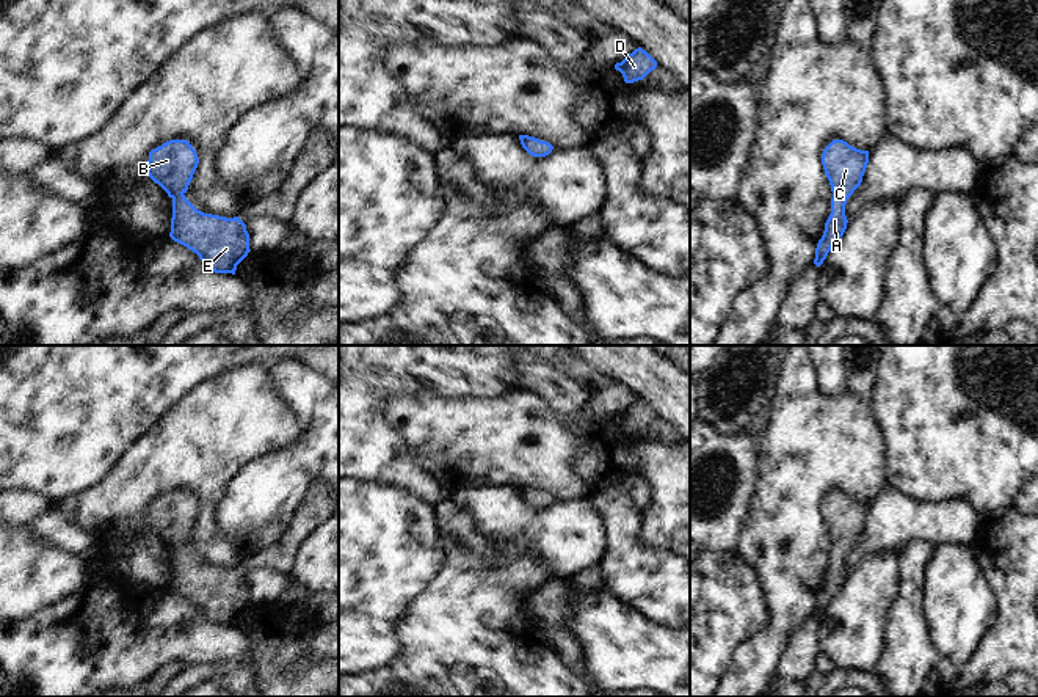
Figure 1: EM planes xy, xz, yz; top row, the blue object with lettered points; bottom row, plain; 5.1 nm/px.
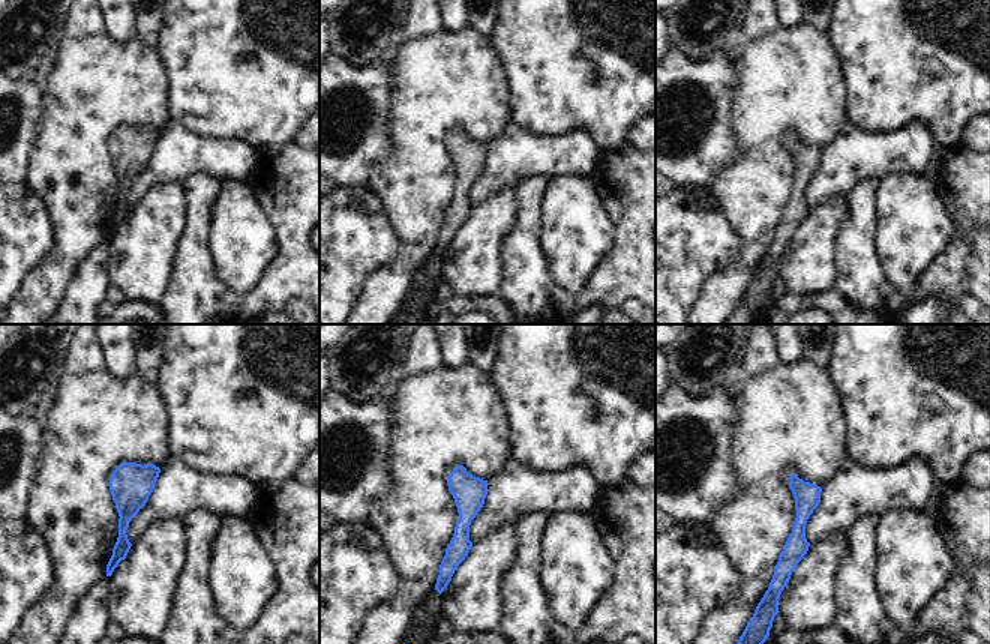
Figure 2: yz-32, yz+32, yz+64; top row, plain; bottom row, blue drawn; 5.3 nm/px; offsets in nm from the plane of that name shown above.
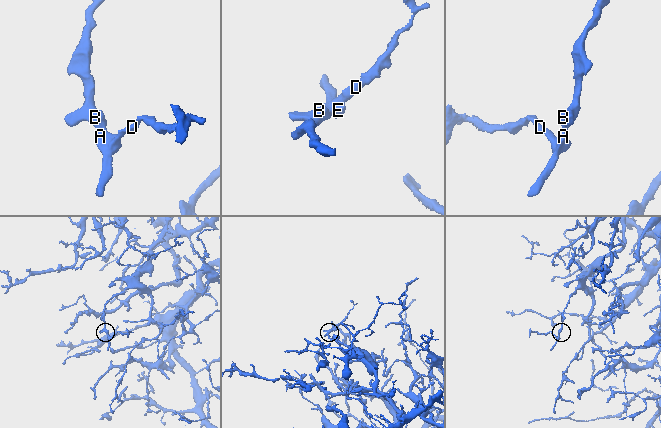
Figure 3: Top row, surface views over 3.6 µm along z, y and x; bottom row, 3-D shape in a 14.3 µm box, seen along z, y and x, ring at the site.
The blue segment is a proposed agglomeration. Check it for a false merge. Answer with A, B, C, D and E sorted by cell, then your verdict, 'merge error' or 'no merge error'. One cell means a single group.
groups A B C D E; no merge error

